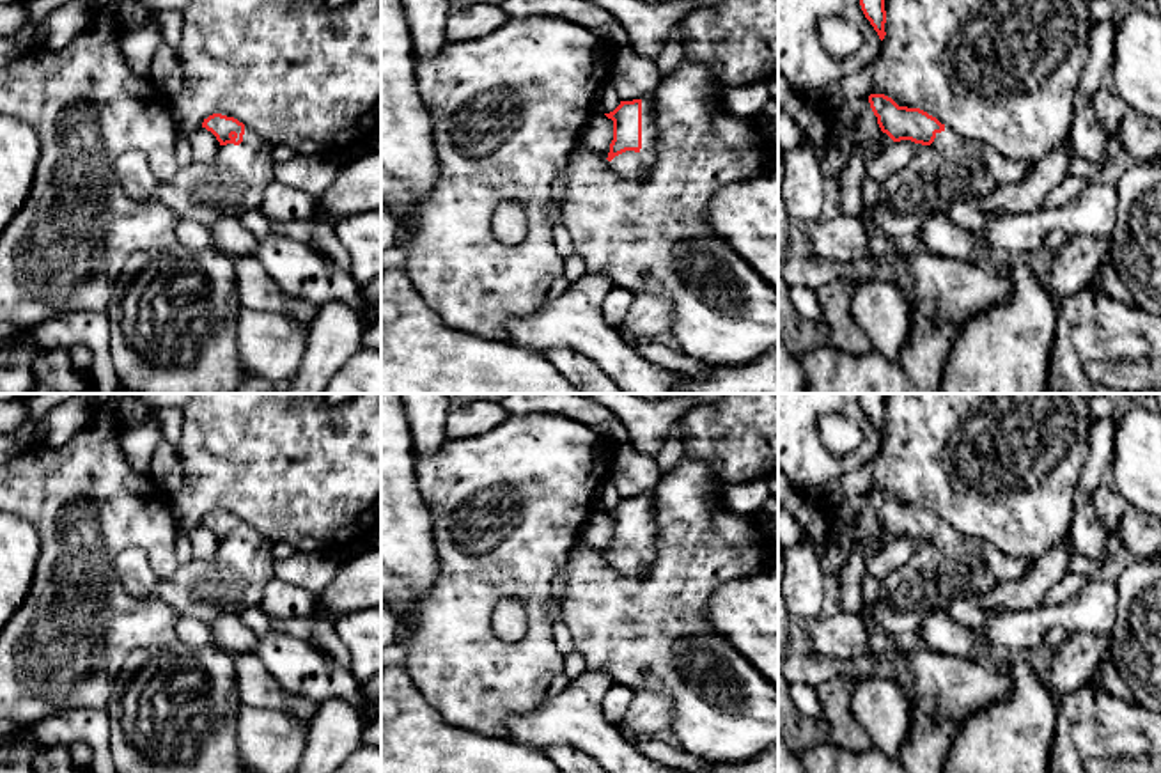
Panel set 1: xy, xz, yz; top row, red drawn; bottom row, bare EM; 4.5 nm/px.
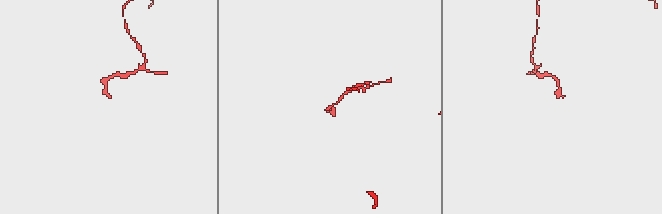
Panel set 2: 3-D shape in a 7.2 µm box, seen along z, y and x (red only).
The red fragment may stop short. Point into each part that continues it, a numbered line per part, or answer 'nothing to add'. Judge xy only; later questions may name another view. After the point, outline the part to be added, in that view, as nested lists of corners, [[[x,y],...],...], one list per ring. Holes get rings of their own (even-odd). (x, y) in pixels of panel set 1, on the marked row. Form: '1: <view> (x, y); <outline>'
1: xy (234, 181); [[[245,126],[239,145],[220,145],[209,163],[193,161],[167,183],[154,177],[145,154],[138,151],[119,156],[115,172],[129,199],[136,202],[156,199],[179,220],[197,220],[211,229],[222,218],[261,207],[264,190],[275,181],[273,147]]]

